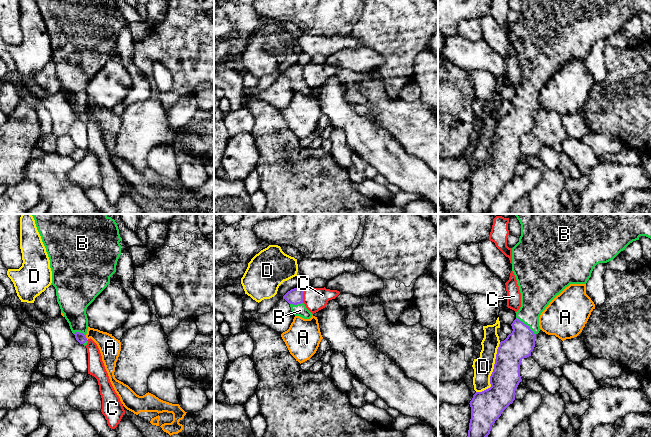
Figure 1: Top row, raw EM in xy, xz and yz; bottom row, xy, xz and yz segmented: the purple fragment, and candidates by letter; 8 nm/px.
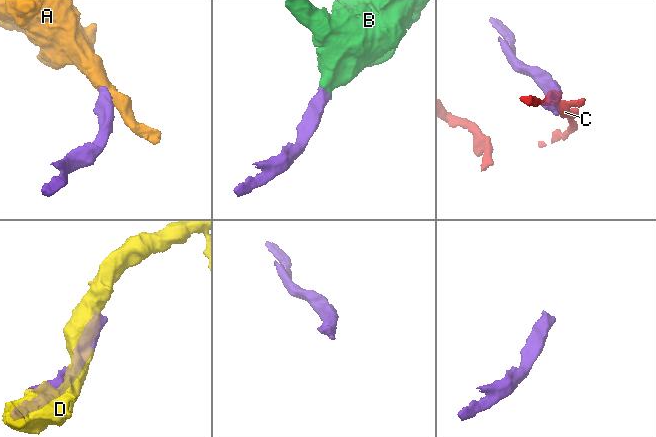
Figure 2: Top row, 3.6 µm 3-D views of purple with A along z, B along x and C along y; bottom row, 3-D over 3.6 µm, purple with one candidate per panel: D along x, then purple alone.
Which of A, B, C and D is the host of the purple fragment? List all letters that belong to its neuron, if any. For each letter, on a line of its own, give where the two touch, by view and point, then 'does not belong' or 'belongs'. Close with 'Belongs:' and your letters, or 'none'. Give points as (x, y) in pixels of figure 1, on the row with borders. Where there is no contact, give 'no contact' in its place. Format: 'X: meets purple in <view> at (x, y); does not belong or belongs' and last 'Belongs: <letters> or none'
A: meets purple in xy at (86, 338); does not belong
B: meets purple in yz at (525, 324); belongs
C: meets purple in xz at (302, 296); does not belong
D: meets purple in yz at (493, 371); does not belong
Belongs: B

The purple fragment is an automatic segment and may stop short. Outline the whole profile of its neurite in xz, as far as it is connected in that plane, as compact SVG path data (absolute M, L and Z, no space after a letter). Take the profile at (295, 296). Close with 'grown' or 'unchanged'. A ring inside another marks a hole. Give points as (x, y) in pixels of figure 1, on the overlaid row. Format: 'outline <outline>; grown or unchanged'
outline M297 287L288 291L283 296L283 299L285 299L290 304L291 311L295 316L300 316L304 319L310 319L313 314L303 303L303 293L304 290Z; grown

